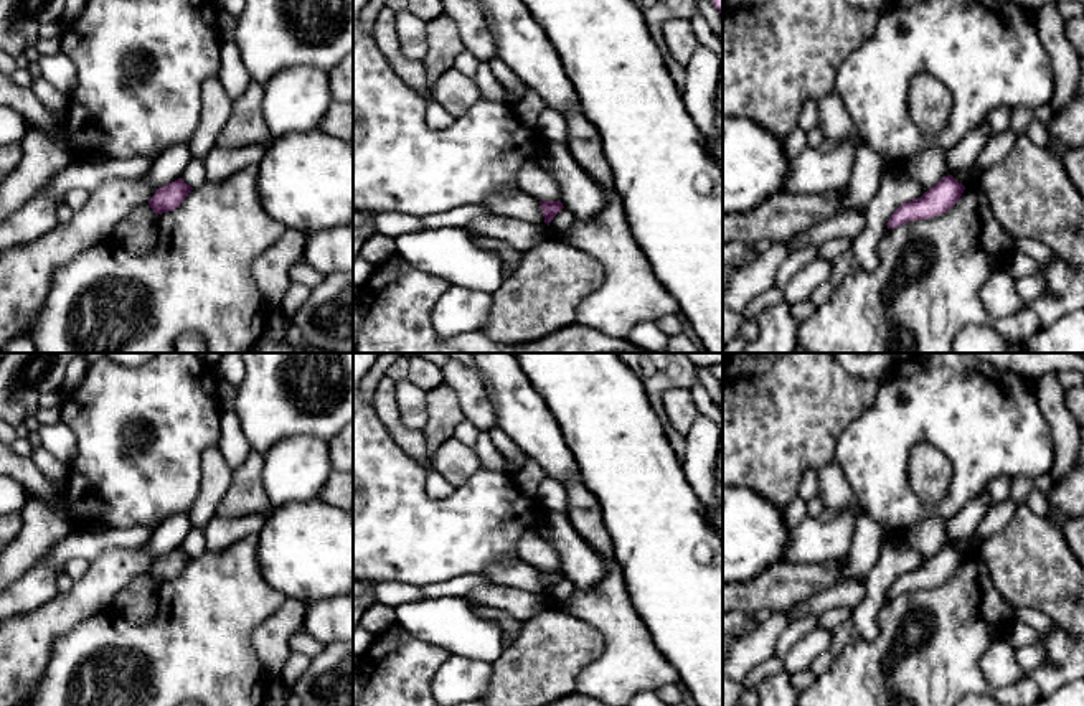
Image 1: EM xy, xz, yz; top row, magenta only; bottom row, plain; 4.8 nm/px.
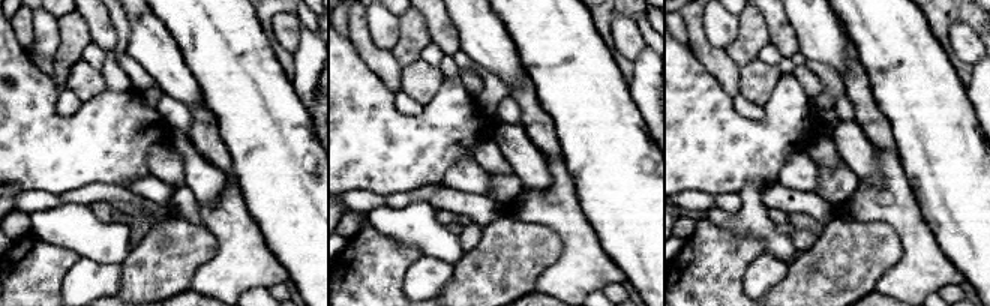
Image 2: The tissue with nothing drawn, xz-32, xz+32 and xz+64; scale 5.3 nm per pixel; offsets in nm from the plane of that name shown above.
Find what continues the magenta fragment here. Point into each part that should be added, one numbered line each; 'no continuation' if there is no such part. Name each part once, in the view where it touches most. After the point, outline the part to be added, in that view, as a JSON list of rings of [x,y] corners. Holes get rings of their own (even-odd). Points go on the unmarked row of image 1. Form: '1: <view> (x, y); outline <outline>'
no continuation

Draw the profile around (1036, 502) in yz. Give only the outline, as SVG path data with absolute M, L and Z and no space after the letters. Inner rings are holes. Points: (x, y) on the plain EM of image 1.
M1033 490L1028 498L1026 505L1031 511L1035 511L1038 516L1048 518L1051 511L1051 503L1046 493L1041 493L1038 490Z

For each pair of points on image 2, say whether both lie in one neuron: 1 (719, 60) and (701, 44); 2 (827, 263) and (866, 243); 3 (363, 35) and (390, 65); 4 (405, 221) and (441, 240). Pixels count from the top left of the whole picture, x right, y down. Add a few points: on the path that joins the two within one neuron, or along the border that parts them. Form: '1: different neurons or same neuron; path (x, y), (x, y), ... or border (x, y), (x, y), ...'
1: same neuron; path (714, 57), (705, 48)
2: same neuron; path (836, 263), (843, 263), (857, 252)
3: same neuron; path (365, 44), (381, 60)
4: same neuron; path (414, 225), (432, 237)

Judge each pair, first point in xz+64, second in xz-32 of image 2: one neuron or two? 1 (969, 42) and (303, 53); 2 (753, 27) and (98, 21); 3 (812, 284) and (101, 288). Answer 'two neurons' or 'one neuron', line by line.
1: two neurons
2: two neurons
3: two neurons

